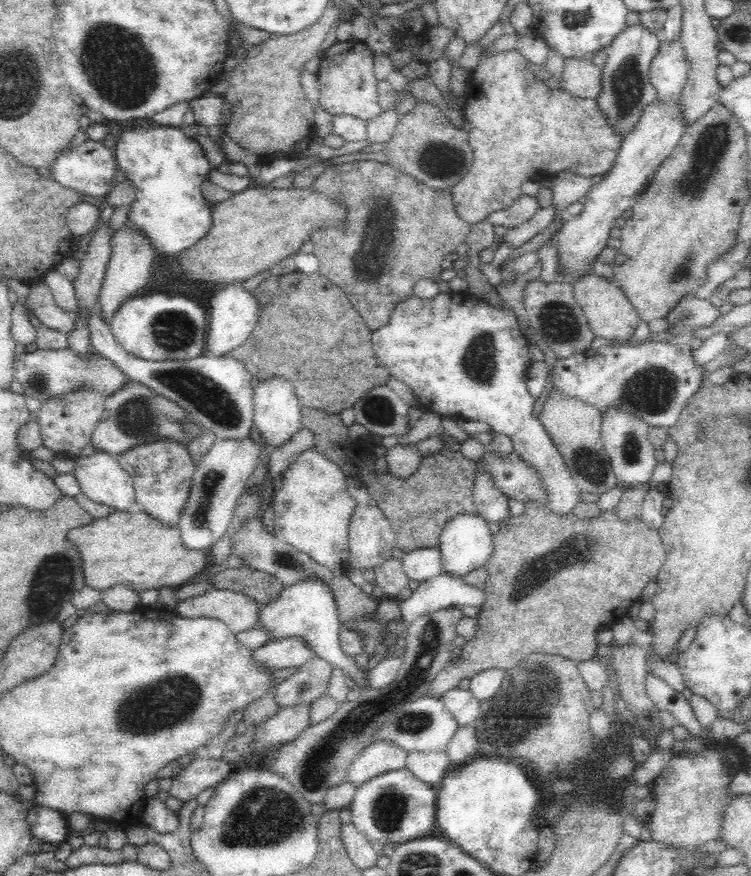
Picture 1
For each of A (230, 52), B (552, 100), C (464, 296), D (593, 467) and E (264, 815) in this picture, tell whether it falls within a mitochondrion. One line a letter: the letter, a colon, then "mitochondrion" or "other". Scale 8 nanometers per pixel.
A: other
B: other
C: other
D: mitochondrion
E: mitochondrion

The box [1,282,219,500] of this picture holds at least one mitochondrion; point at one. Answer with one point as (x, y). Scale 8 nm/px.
(137, 417)

